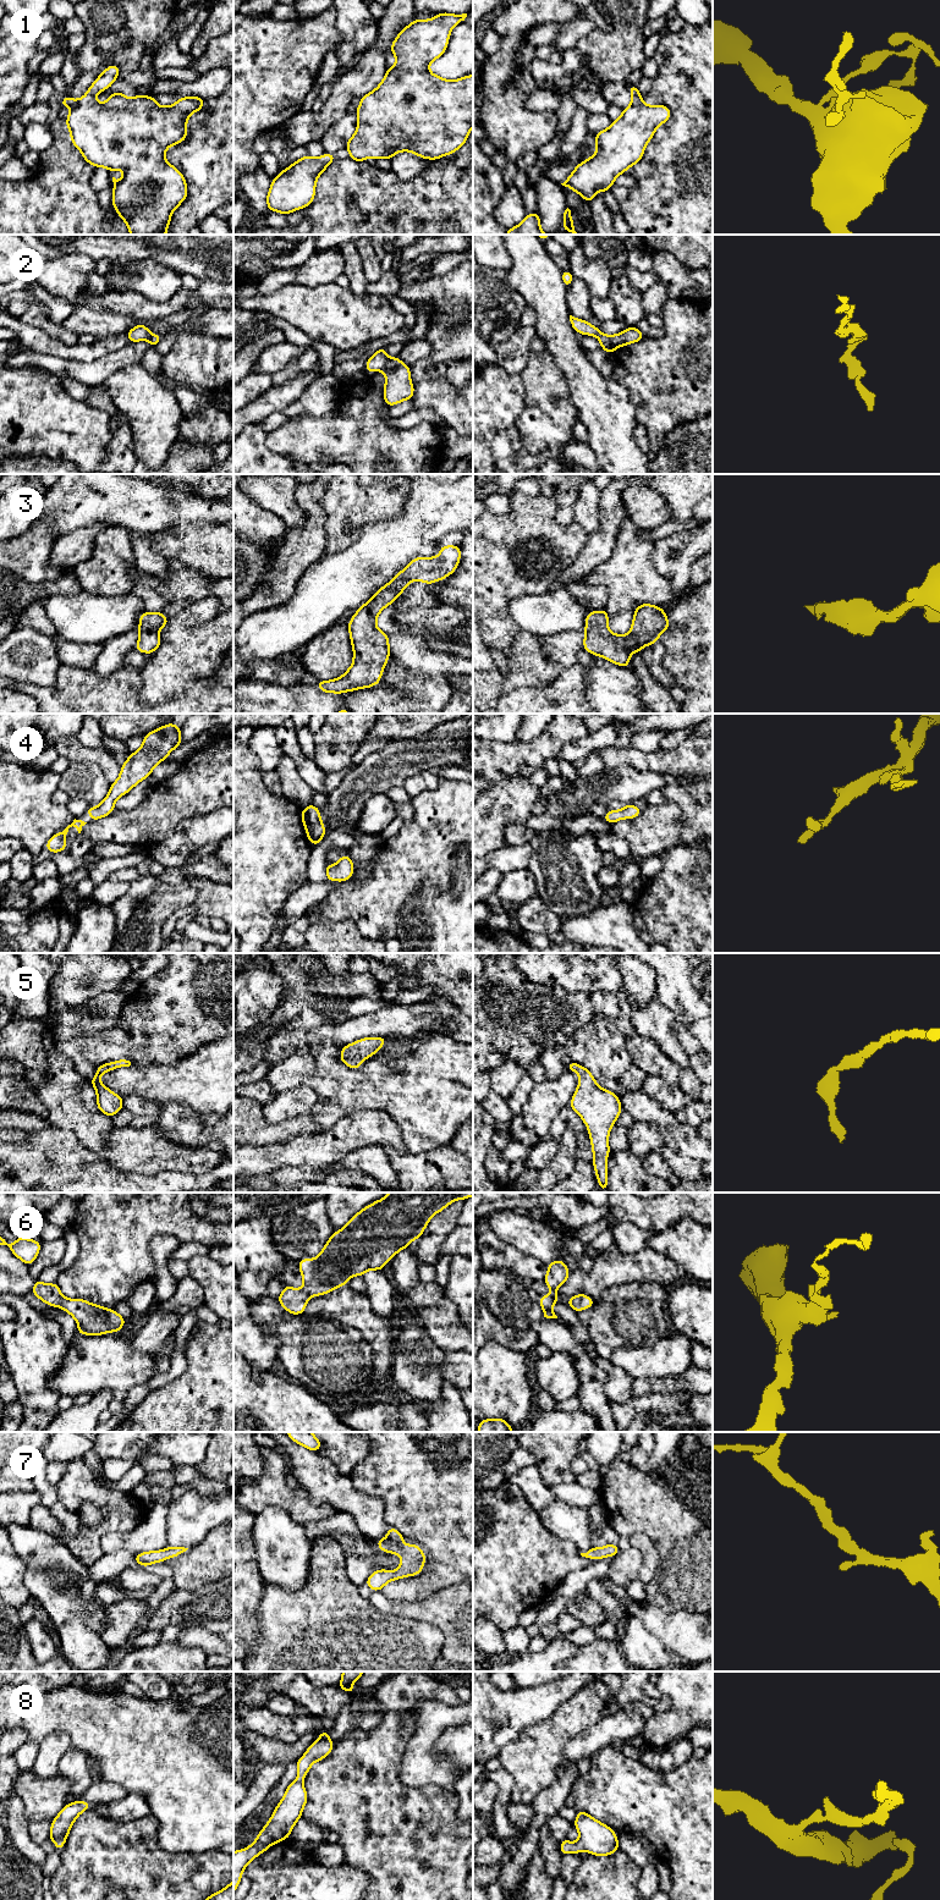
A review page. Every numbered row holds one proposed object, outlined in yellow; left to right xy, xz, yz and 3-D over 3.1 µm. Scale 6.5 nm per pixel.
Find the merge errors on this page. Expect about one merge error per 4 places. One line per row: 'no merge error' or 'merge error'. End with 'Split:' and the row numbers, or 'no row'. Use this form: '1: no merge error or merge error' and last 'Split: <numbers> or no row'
1: no merge error
2: no merge error
3: no merge error
4: no merge error
5: no merge error
6: no merge error
7: no merge error
8: no merge error
Split: no row

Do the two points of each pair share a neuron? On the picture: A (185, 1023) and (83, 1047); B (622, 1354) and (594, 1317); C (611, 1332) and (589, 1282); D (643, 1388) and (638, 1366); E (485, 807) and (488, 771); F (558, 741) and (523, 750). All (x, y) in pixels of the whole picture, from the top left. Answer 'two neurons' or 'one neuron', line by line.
A: one neuron
B: two neurons
C: two neurons
D: two neurons
E: two neurons
F: one neuron

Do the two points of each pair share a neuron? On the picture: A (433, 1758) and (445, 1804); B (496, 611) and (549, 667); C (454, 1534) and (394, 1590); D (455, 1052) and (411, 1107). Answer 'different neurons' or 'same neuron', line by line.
A: different neurons
B: different neurons
C: same neuron
D: different neurons

